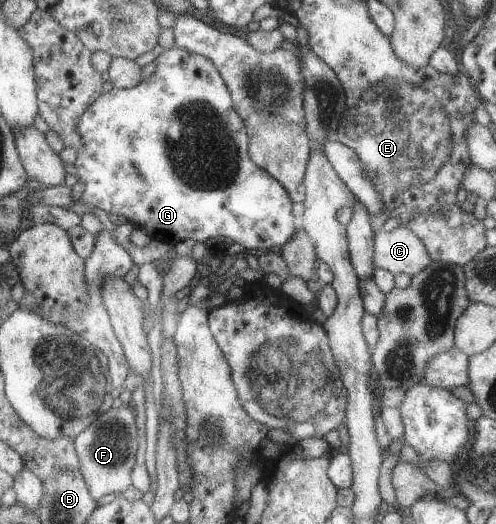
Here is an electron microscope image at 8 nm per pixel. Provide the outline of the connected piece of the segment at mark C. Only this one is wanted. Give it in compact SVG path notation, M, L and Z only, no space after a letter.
M403 225L385 231L380 228L374 233L374 268L382 268L394 275L398 273L406 273L409 277L414 277L416 273L420 273L422 269L426 269L432 263L432 259L428 257L428 251L422 242Z

